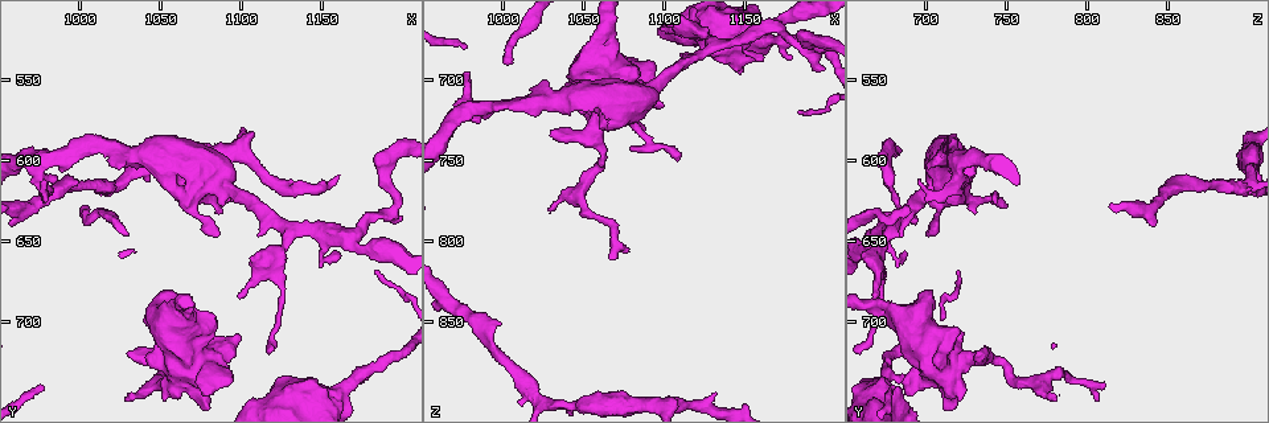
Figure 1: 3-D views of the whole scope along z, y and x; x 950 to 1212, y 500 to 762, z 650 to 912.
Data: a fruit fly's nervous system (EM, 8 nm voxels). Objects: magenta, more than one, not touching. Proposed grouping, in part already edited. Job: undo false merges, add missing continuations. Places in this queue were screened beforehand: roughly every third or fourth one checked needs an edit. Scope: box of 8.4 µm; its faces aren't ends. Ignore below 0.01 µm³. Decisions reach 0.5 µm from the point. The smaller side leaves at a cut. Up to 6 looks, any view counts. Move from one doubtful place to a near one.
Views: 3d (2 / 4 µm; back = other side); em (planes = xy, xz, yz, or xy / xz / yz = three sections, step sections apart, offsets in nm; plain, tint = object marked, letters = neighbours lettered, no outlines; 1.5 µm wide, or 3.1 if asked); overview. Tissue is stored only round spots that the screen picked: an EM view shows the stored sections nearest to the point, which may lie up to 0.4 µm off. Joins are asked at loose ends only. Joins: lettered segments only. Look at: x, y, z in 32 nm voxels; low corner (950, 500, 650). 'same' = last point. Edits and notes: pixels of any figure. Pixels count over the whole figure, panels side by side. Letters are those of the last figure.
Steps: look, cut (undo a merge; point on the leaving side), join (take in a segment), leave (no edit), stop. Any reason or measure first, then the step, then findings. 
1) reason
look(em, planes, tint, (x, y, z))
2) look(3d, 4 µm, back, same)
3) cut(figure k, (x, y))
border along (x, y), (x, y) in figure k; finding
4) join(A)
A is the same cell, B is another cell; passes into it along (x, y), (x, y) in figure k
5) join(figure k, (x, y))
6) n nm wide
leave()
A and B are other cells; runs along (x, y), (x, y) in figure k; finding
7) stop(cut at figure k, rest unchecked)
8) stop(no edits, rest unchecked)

sharp bend
look(em, xz, step 8, tint, (1196, 630, 684))

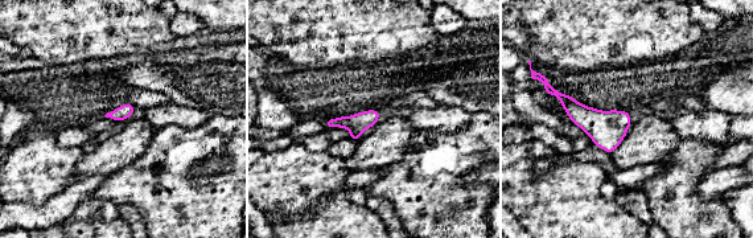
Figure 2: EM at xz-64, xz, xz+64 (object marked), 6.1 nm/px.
look(em, xz, step 8, letters, same)

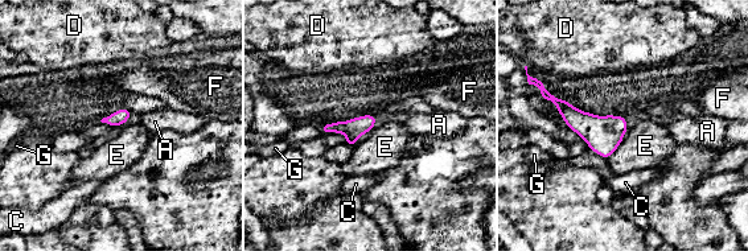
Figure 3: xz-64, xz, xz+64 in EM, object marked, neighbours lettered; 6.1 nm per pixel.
90 nm wide
leave()
A, C, D, E, F and G are other cells; border along (628, 128), (621, 143), (605, 159) in figure 3; all the same cell

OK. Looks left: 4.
free end
look(3d, 2 µm, back, (1076, 748, 804))

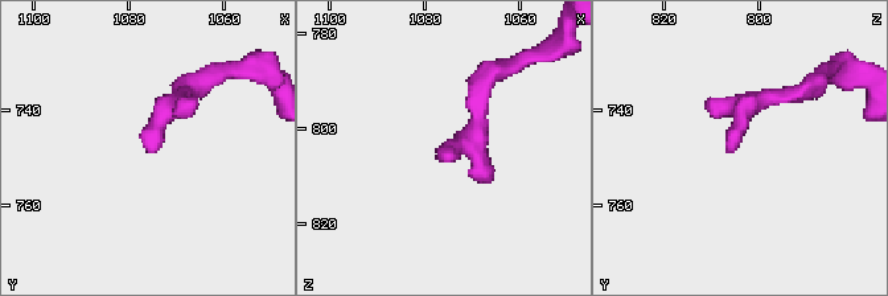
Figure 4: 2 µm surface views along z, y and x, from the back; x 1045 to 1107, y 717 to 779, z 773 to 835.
look(em, yz, step 8, tint, (1073, 748, 805))

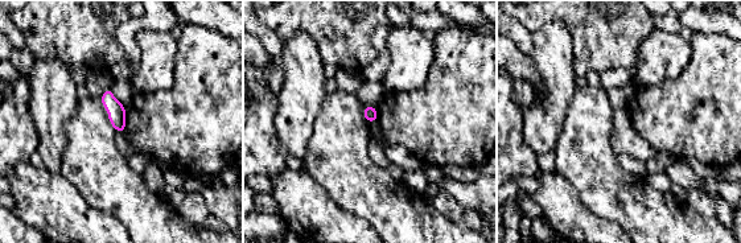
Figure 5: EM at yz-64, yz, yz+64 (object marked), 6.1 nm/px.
cut it another way
look(em, planes, letters, same)

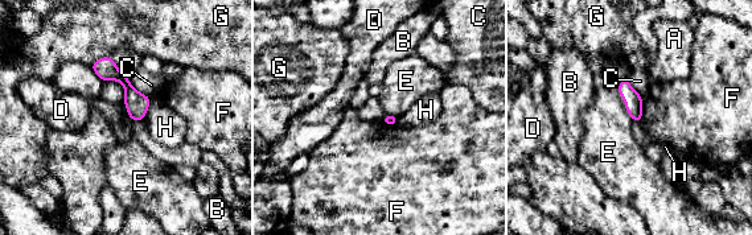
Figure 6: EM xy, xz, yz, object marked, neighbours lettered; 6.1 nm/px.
E touches over 240 nm
leave()
A, B, C, D, E, F, G and H are other cells; runs along (105, 60), (128, 87), (140, 116) in figure 6; none of them fits

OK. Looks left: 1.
stop(no edits, rest unchecked)

